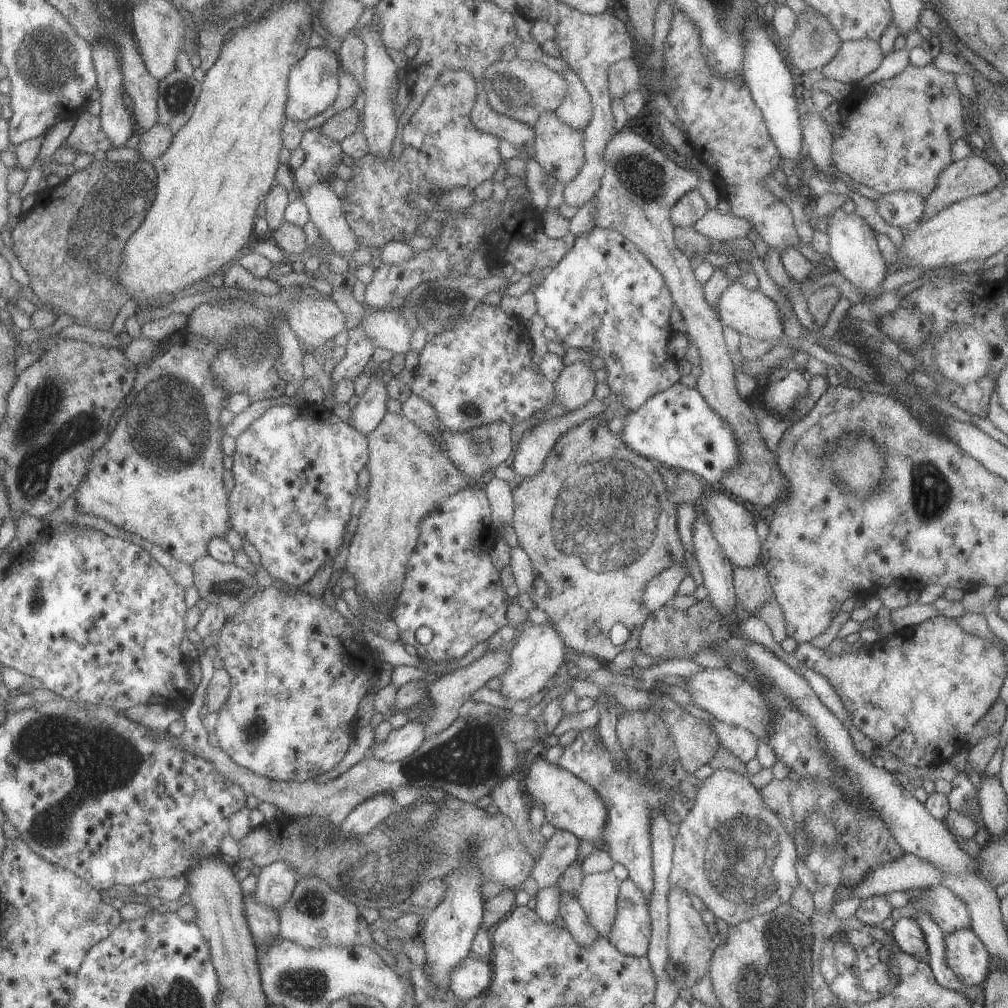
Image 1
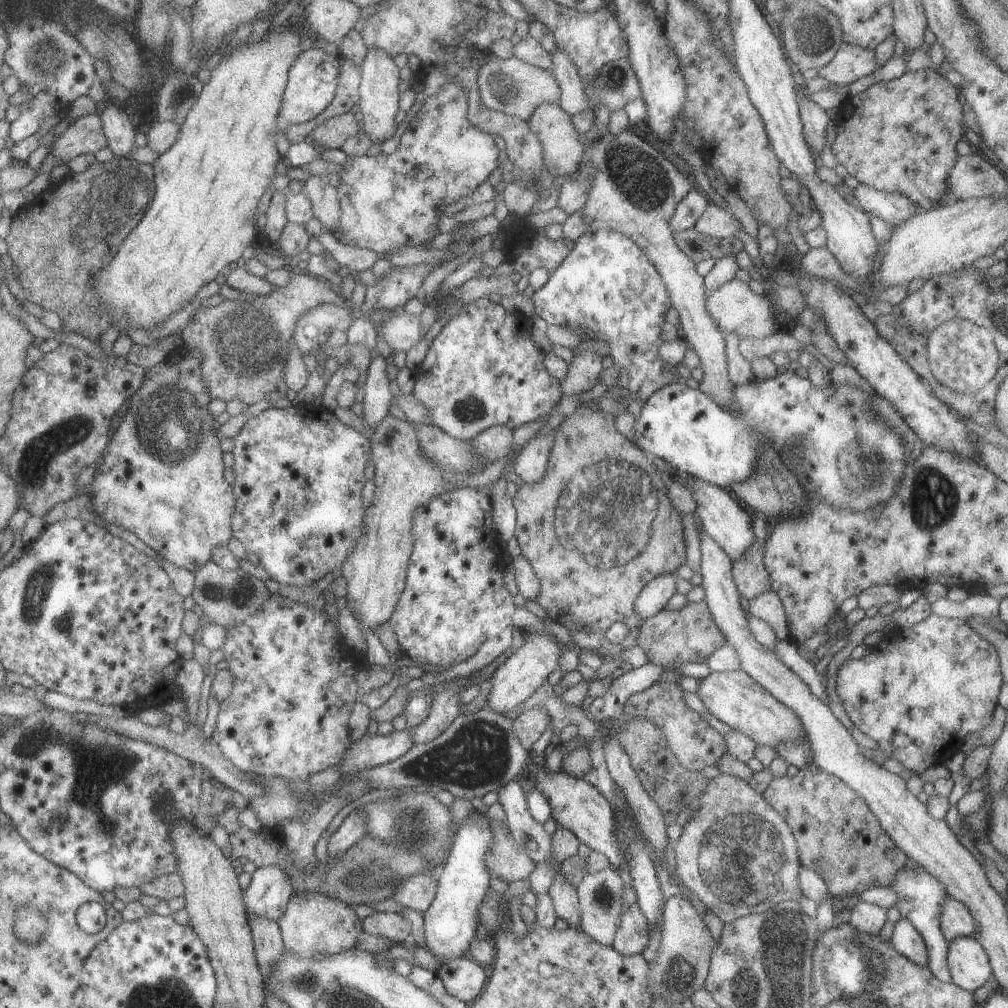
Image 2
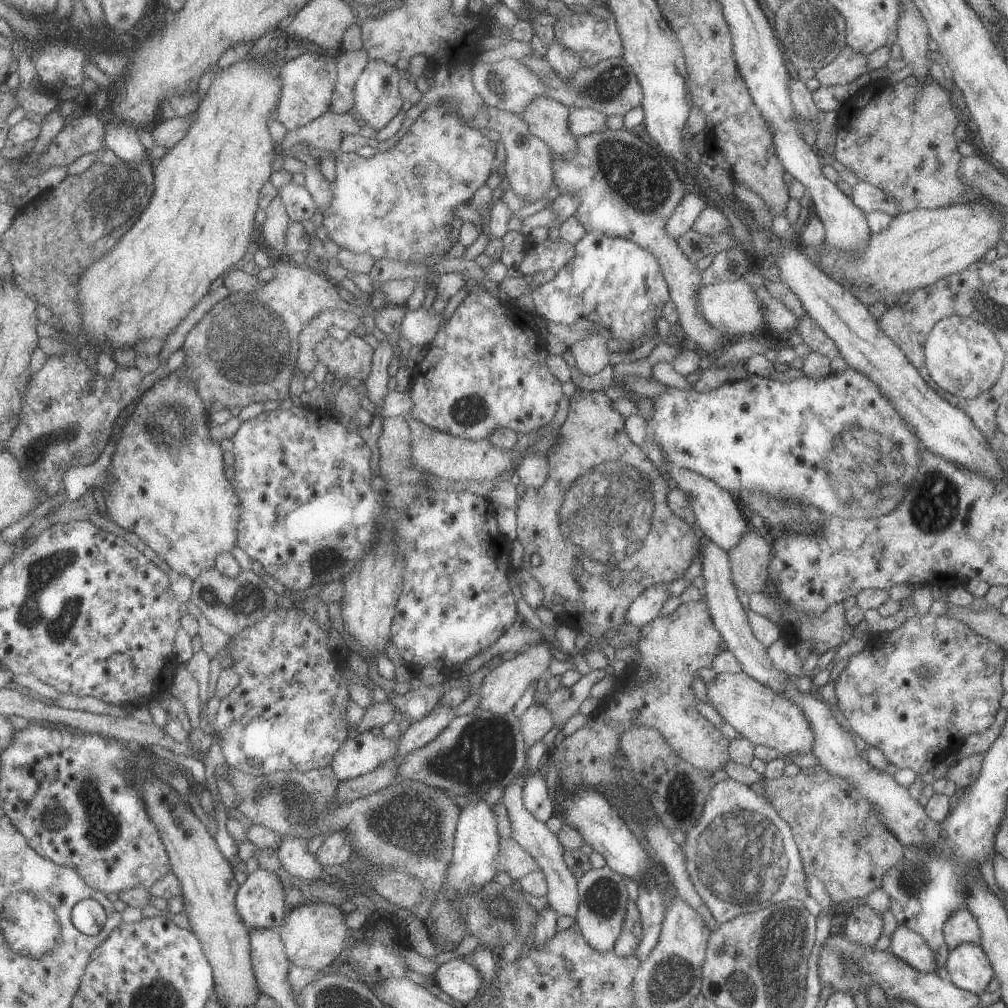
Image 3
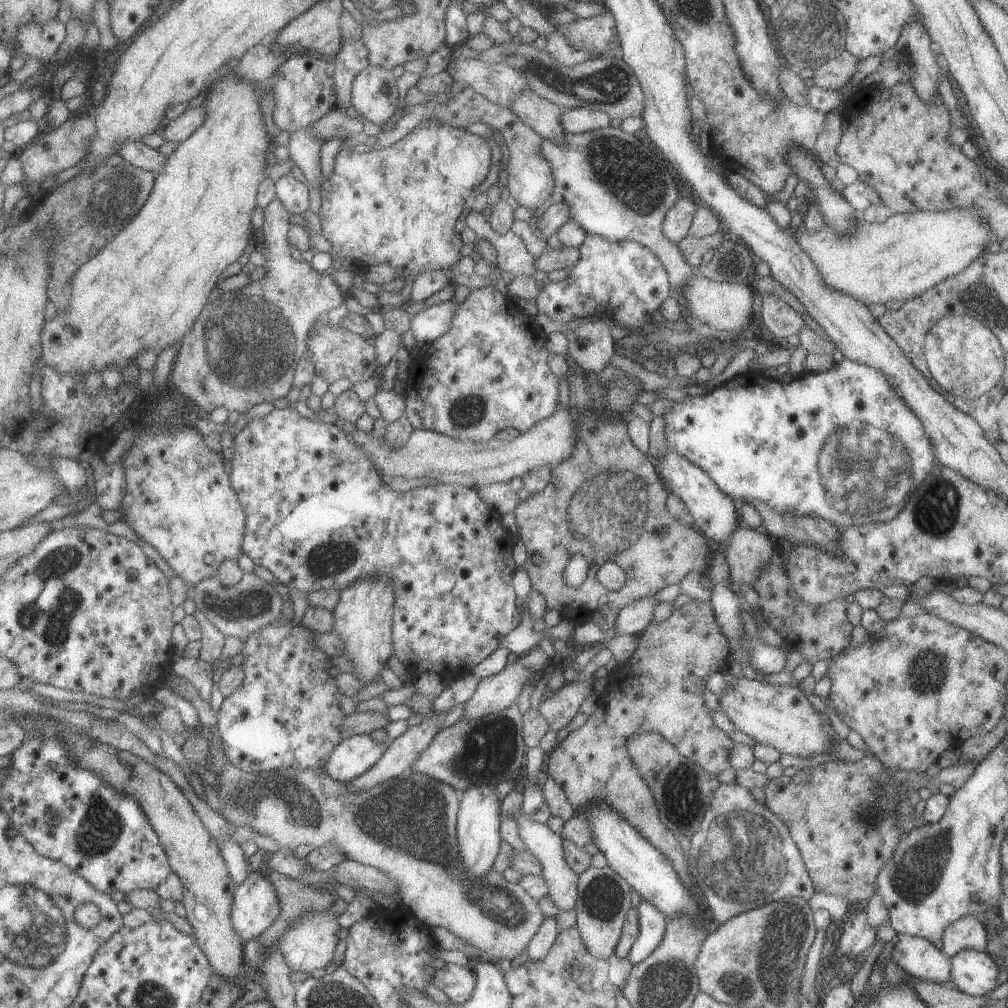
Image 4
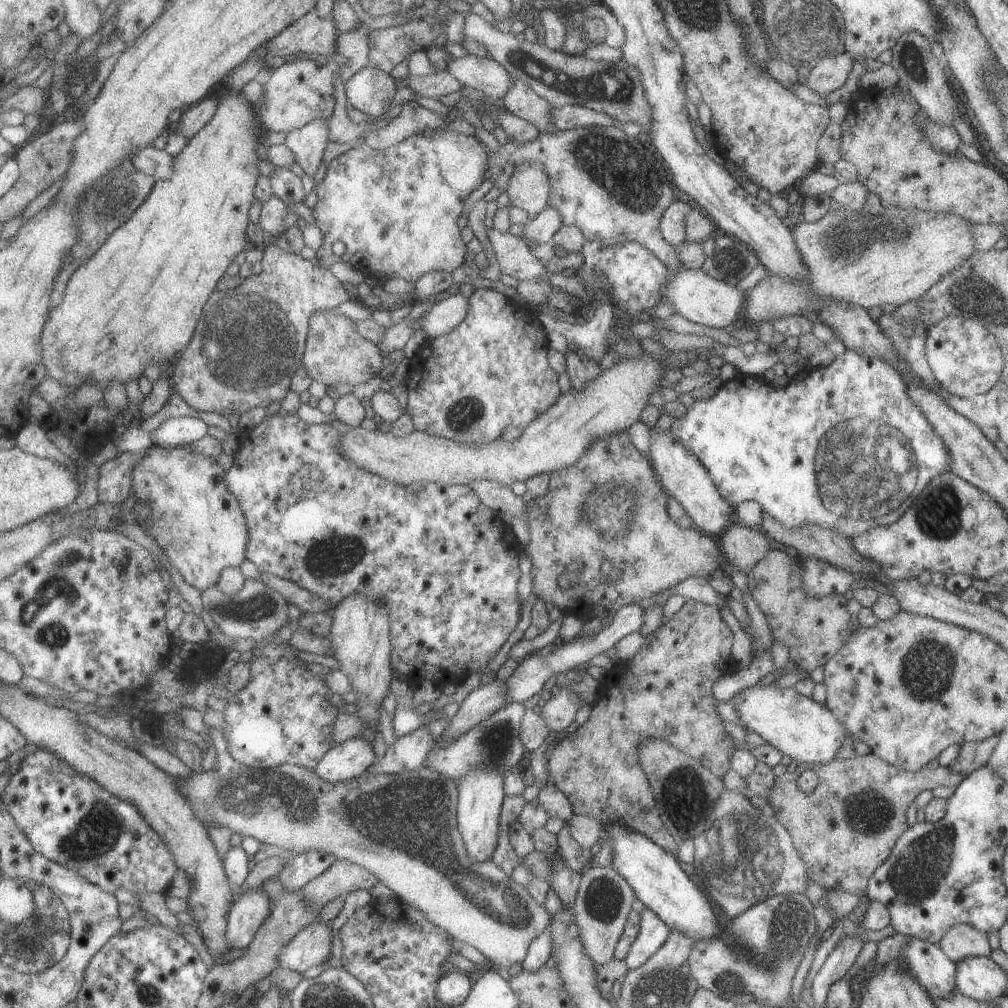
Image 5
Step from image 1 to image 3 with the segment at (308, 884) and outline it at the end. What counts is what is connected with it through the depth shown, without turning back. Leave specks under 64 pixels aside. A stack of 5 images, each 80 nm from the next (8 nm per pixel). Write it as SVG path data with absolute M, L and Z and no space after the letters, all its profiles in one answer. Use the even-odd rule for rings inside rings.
M305 901L284 914L283 922L276 928L281 937L288 961L301 968L321 970L331 964L344 949L347 927L344 914L338 906Z

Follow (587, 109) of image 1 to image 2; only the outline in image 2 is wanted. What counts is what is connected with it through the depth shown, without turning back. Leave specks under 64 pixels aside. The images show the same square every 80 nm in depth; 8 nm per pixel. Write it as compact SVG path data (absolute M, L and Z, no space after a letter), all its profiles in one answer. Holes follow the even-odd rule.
M557 49L549 54L552 62L550 71L560 88L560 97L557 103L561 110L571 118L578 112L589 109L588 96L583 81L578 77L573 61L569 60L563 51Z

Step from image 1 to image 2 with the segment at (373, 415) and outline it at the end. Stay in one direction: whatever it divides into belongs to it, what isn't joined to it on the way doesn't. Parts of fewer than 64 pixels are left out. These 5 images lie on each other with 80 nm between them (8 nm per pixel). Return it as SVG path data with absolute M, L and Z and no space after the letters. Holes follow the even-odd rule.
M379 355L371 358L367 370L366 380L362 385L363 399L359 418L365 427L376 428L388 414L389 402L393 398L389 393L390 382L385 376L385 361Z

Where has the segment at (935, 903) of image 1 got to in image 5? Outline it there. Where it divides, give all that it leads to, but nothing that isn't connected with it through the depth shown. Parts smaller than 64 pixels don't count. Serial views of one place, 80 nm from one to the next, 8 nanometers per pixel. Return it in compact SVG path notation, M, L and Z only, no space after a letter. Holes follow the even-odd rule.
M963 923L948 928L937 945L954 963L966 956L989 957L991 952L987 943L987 934Z

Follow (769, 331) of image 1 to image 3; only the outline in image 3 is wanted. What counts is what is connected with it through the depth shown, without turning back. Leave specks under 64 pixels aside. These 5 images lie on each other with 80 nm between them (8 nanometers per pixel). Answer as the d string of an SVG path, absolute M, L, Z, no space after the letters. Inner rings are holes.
M723 281L716 285L703 285L698 289L698 307L710 326L723 337L734 336L743 338L756 336L759 331L766 330L762 304L753 287L743 281Z

